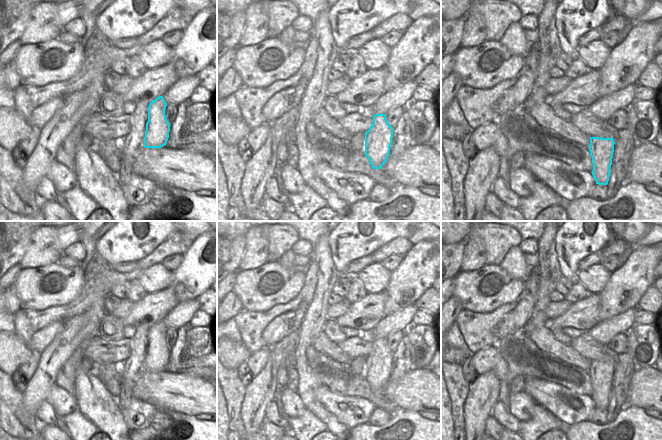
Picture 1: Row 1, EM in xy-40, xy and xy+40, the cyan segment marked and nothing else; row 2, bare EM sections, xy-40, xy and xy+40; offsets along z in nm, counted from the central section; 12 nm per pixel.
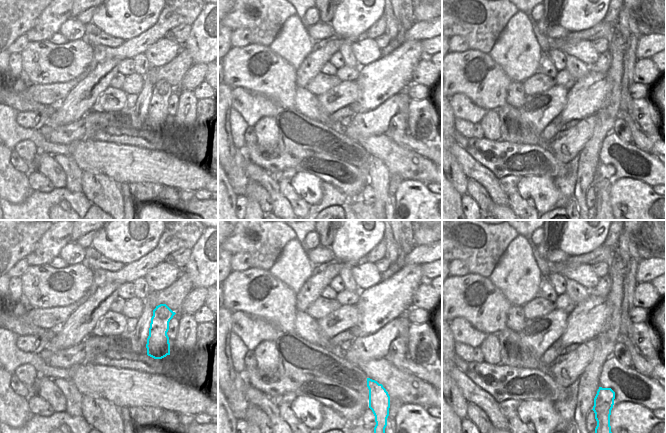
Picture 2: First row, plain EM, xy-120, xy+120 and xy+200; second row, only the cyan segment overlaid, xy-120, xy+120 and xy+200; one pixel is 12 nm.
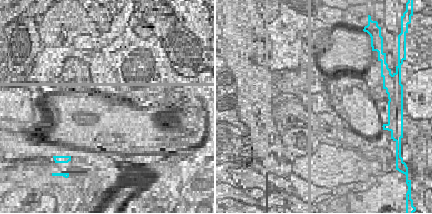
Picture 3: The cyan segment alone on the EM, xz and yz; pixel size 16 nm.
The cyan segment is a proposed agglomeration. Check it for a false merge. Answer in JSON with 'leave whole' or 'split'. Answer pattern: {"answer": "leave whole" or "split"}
{"answer": "split"}

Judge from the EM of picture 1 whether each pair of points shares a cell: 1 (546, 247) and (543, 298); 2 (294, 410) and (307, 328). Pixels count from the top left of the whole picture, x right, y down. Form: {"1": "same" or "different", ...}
{"1": "same", "2": "different"}

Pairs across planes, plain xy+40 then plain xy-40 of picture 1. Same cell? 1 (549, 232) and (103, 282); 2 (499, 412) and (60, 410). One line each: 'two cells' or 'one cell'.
1: one cell
2: two cells

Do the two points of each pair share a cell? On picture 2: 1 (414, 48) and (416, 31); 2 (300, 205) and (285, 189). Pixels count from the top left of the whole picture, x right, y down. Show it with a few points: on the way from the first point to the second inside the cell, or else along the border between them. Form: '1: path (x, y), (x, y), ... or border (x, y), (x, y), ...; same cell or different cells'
1: border (421, 40), (405, 41); different cells
2: path (296, 201), (289, 193); same cell

